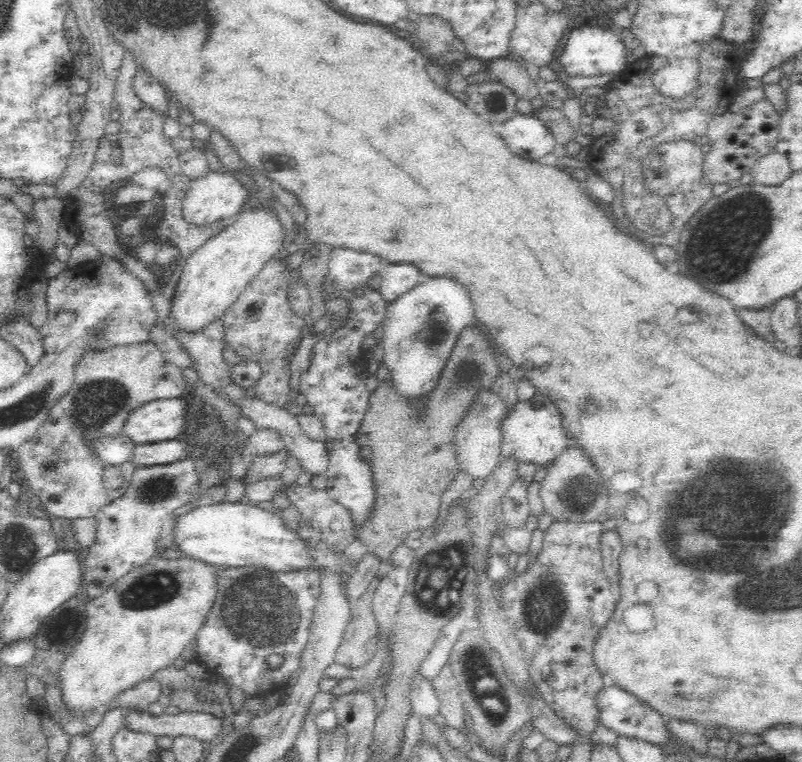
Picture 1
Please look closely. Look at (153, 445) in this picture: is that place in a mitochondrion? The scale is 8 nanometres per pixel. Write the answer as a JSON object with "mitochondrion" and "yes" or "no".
{"mitochondrion":"no"}

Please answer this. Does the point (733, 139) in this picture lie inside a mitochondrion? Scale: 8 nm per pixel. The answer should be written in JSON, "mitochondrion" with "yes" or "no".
{"mitochondrion":"no"}

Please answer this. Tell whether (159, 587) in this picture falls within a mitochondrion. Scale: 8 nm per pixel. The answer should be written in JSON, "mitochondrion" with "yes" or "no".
{"mitochondrion":"yes"}

